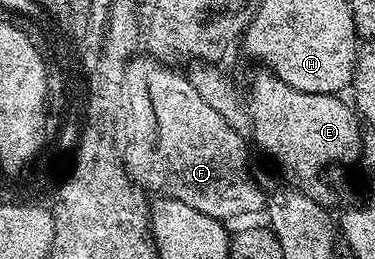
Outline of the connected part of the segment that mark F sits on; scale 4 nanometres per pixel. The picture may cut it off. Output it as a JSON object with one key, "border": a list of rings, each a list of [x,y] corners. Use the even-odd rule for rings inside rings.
{"border":[[[135,55],[130,58],[125,71],[125,79],[123,83],[123,93],[130,93],[130,155],[125,156],[124,164],[126,172],[134,180],[134,184],[139,189],[150,195],[158,197],[171,197],[180,203],[188,203],[188,207],[196,207],[196,211],[200,211],[209,217],[219,219],[227,219],[226,217],[242,217],[245,213],[263,212],[266,203],[266,193],[264,189],[254,182],[254,177],[250,174],[250,153],[246,150],[246,141],[241,136],[239,130],[233,129],[224,118],[219,115],[208,102],[200,96],[200,91],[196,91],[196,87],[192,87],[189,76],[185,72],[177,73],[179,70],[174,67],[167,67],[161,61],[155,61],[149,55]]]}

